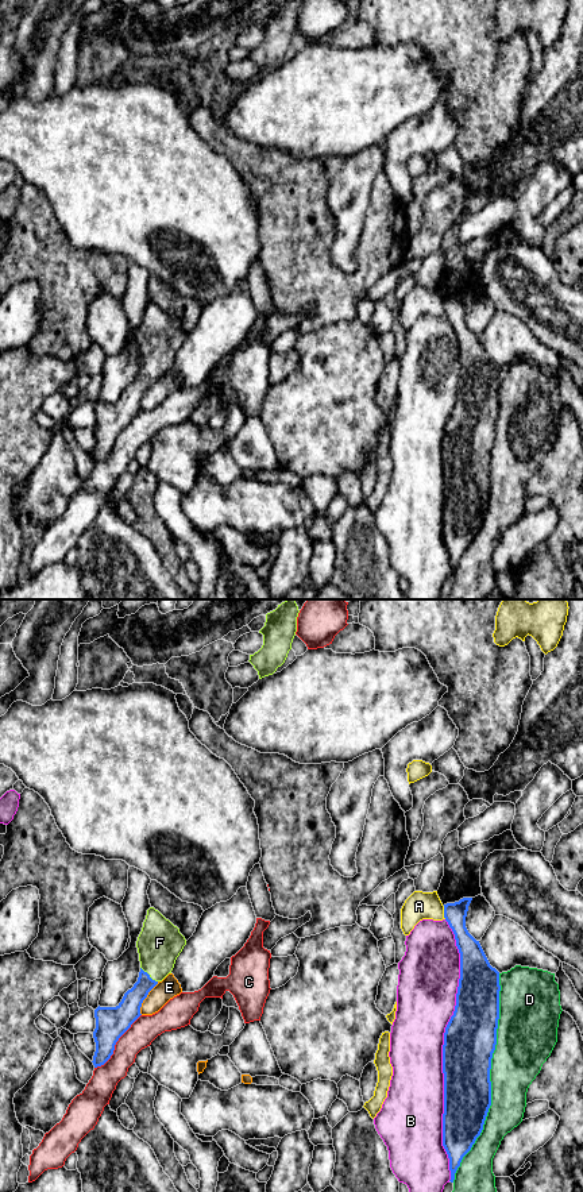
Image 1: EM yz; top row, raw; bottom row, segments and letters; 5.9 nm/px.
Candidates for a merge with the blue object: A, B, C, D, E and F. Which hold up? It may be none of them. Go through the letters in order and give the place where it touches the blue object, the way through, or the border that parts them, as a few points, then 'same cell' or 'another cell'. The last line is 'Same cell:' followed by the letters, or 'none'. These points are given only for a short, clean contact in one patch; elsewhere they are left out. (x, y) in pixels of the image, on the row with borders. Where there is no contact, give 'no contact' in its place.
A: meets blue in yz at (444, 913); another cell
B: meets blue in yz at (443, 1050); another cell
C: meets blue in yz at (115, 1044); another cell
D: meets blue in yz at (489, 1077); another cell
E: meets blue in yz at (146, 996); another cell
F: meets blue in yz at (149, 975); runs through yz (128, 1010), (131, 1000), (149, 975), (155, 965), (159, 942); same cell
Same cell: F

